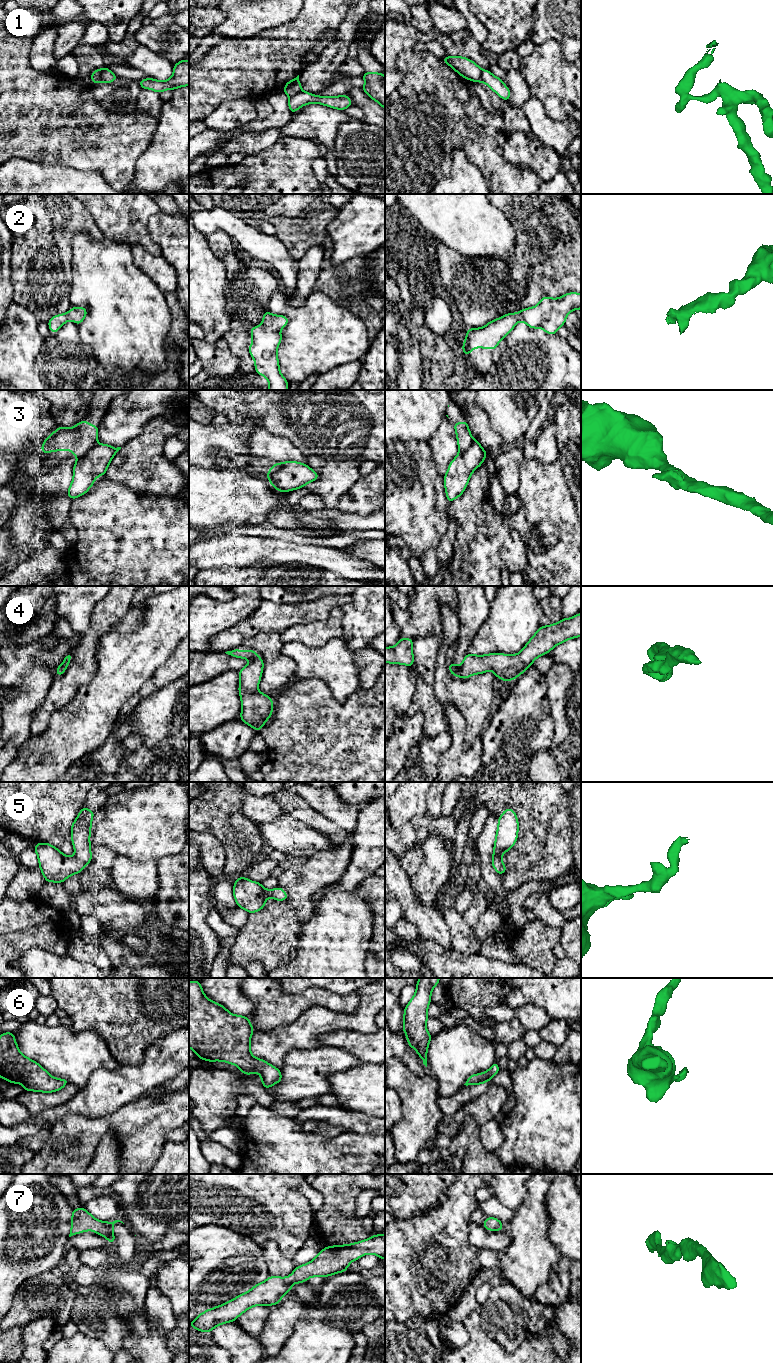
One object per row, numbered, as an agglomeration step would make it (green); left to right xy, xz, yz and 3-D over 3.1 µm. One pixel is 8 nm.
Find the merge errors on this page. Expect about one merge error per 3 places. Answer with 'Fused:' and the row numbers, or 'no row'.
Fused: 1, 3

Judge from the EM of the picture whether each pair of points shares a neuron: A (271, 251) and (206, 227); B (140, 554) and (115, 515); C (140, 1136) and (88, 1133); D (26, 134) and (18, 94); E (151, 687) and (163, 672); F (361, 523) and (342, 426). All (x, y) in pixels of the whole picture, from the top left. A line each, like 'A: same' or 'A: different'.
A: same
B: same
C: same
D: same
E: same
F: different

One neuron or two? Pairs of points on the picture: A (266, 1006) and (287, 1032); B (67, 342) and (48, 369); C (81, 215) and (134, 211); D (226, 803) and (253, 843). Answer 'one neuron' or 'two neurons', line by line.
A: two neurons
B: one neuron
C: two neurons
D: one neuron

